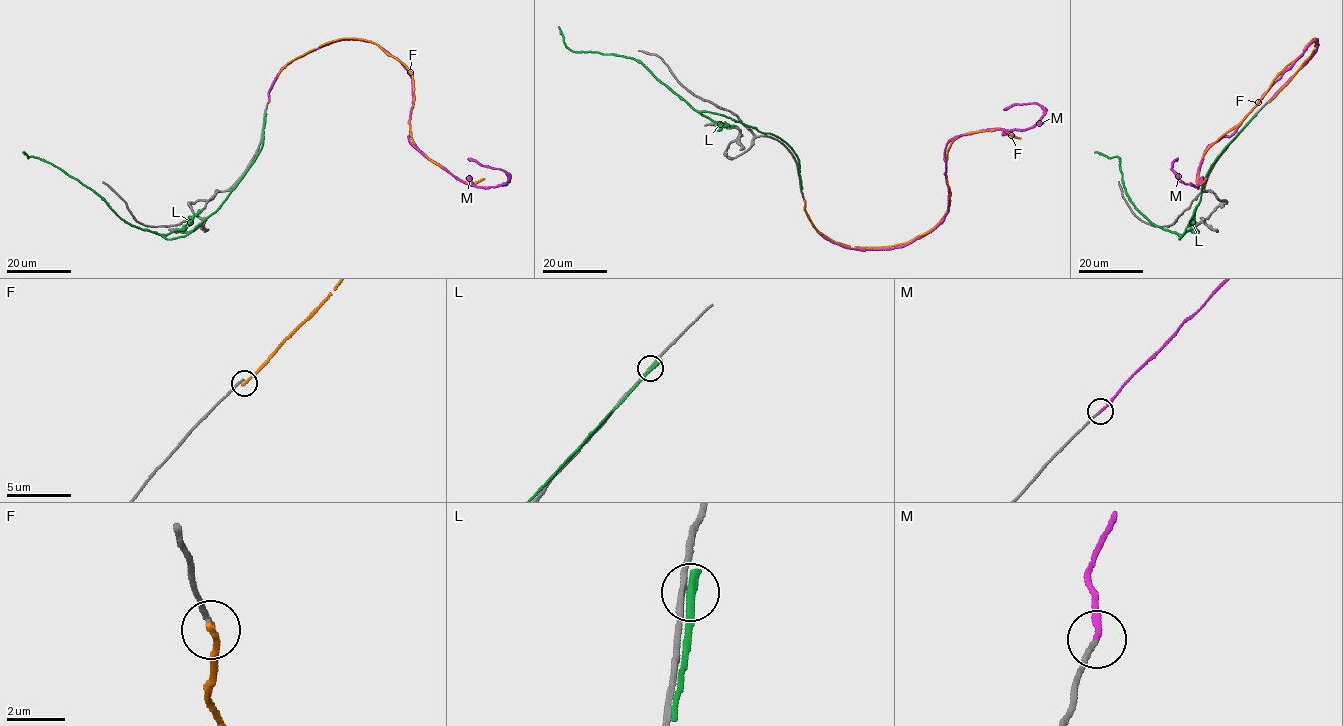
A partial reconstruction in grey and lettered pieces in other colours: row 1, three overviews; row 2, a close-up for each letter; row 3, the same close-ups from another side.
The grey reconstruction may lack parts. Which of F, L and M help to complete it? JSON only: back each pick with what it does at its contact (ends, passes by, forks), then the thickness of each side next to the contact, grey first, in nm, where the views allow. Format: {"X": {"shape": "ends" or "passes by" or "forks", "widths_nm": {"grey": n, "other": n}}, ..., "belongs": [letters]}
{"M": {"shape": "ends", "widths_nm": {"grey": 160, "other": 190}}, "belongs": ["M"]}

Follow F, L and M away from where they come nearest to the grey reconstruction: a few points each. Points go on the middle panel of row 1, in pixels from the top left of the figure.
F: (805, 201), (814, 226), (833, 241), (904, 243), (947, 211), (946, 161), (957, 137), (1004, 129), (1020, 138)
L: (801, 185), (797, 156), (780, 137), (722, 115), (693, 109), (633, 58), (570, 50), (559, 27)
M: (805, 201), (835, 243), (906, 245), (947, 212), (949, 142), (1027, 129), (1043, 114), (1035, 103), (1004, 110)

